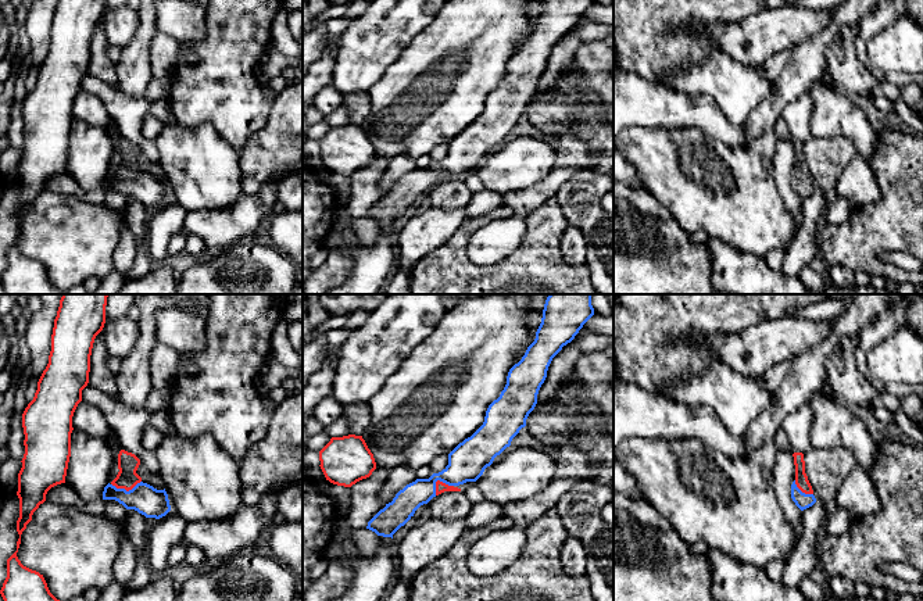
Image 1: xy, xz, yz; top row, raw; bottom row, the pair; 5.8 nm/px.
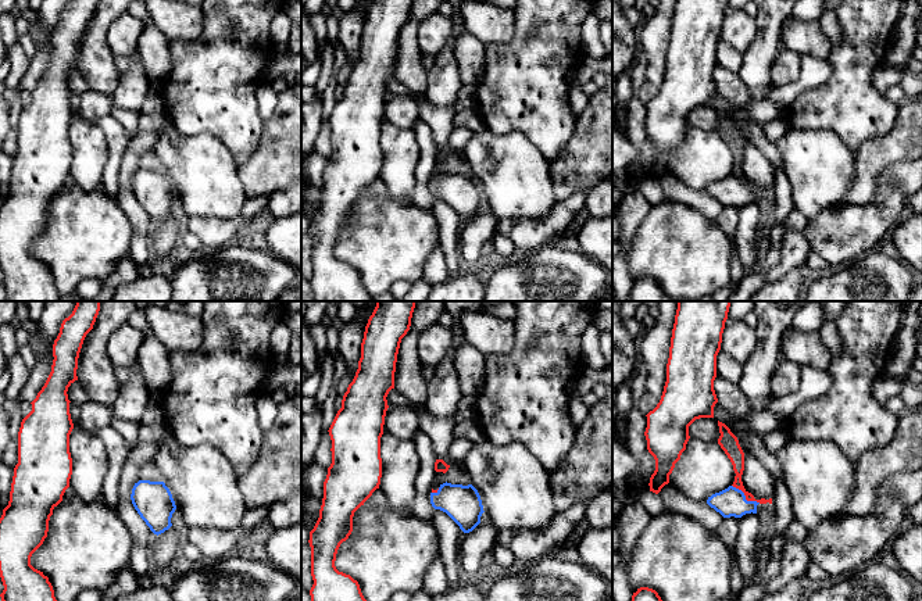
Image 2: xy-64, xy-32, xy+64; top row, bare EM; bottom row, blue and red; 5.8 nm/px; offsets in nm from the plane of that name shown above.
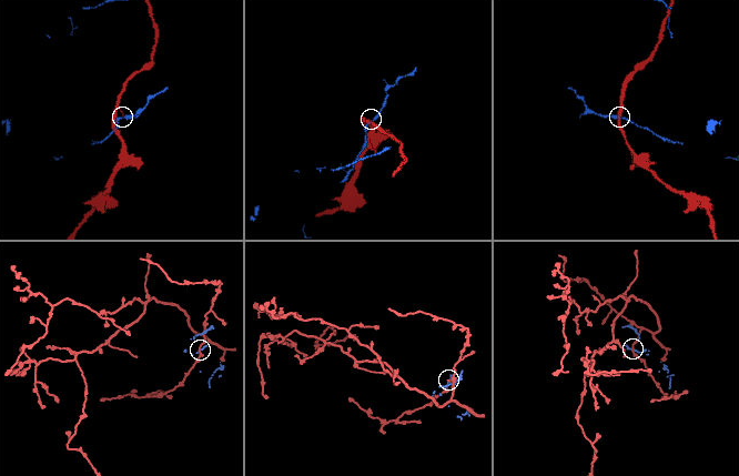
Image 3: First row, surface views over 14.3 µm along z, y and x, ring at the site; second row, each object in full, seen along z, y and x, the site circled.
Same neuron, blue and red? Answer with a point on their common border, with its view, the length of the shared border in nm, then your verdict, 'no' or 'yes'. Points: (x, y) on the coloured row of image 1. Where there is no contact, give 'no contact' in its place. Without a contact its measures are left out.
xz (437, 479) | 130 nm | no

